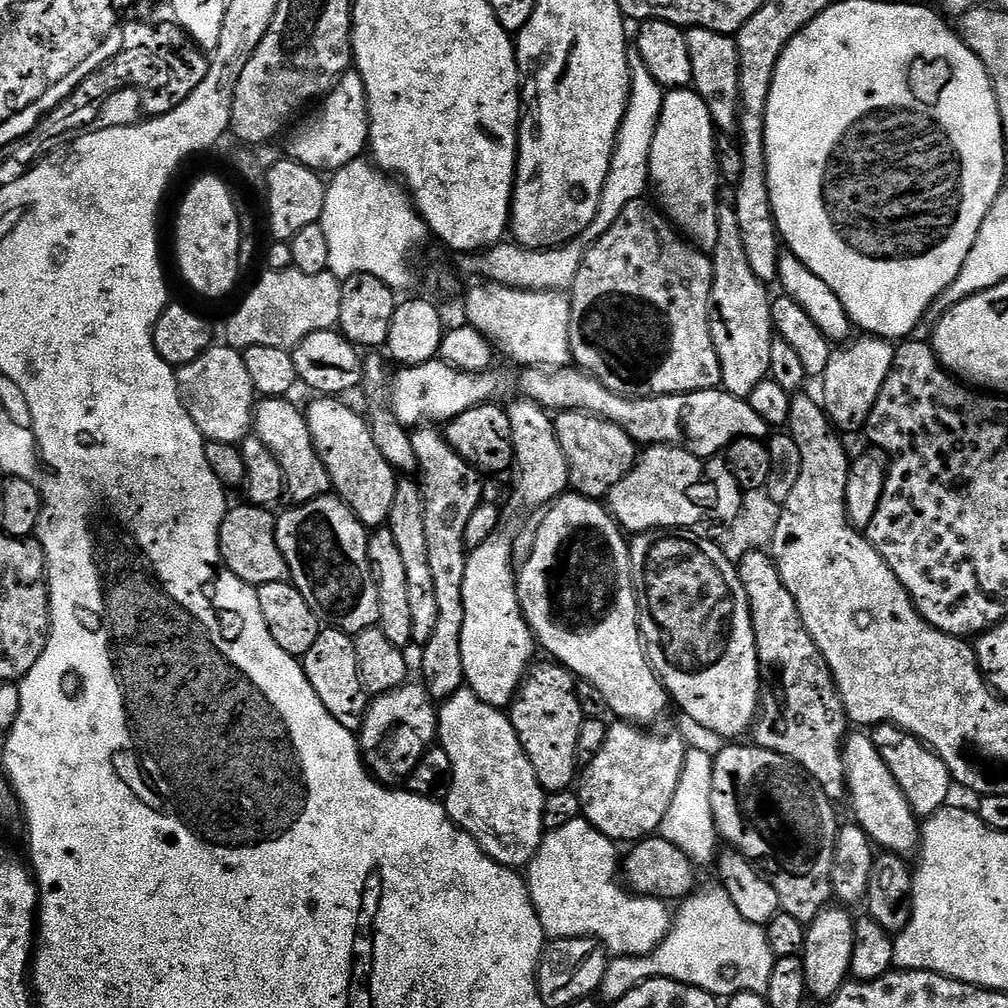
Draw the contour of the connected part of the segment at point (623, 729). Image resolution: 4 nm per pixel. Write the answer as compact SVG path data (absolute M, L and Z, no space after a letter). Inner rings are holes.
M627 722L609 723L602 750L596 755L594 762L583 769L578 784L583 819L590 821L598 831L614 842L639 842L659 833L662 818L666 818L666 810L670 810L670 801L674 799L674 790L678 790L678 780L682 778L682 766L688 753L686 743L676 732L652 731L656 730L645 730Z

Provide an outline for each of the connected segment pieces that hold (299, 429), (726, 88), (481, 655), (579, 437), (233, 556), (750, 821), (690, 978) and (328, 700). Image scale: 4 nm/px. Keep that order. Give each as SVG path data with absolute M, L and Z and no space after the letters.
M264 398L256 405L254 413L254 434L278 458L278 466L284 471L286 496L293 505L305 504L329 495L332 479L316 452L310 434L308 417L291 404L288 398Z
M689 28L686 46L692 55L691 87L706 102L710 118L717 129L732 134L740 127L740 55L735 35L727 36L705 28Z
M496 531L482 542L482 546L468 553L466 582L462 582L464 621L460 639L467 687L482 702L501 710L507 709L515 700L530 671L532 655L538 652L538 641L520 608L517 569L514 564L512 568L512 536L504 531Z
M571 410L559 413L555 417L555 422L558 442L562 446L562 454L566 454L568 483L575 495L589 496L592 500L607 497L609 490L618 486L618 482L622 482L622 478L626 478L626 474L635 466L638 459L638 445L625 428L620 428L609 420L603 420L601 416L591 416L589 412Z
M247 502L241 504L241 508L229 507L220 527L220 556L225 566L242 583L253 586L288 580L286 558L282 558L282 550L278 550L276 516L269 509Z
M732 742L729 748L724 748L714 756L714 786L710 794L710 806L714 806L714 822L716 830L721 841L724 840L728 846L734 846L735 851L753 864L763 875L767 876L768 881L774 886L774 890L778 890L778 898L783 912L790 914L794 918L798 918L798 922L802 922L806 926L811 924L812 920L819 912L823 912L825 908L833 903L832 894L832 867L834 866L834 854L836 853L836 833L838 831L838 823L836 824L836 812L833 801L826 798L826 794L818 786L818 782L809 772L805 772L800 765L794 763L788 757L782 754L774 754L765 748L749 746L743 748L743 743Z
M721 887L708 888L705 892L693 891L679 901L675 909L672 928L663 942L648 956L621 956L620 964L620 989L621 993L629 992L645 984L647 980L663 977L666 980L677 980L717 998L731 998L743 992L767 993L770 974L776 965L776 955L770 950L768 933L761 925L746 922L742 914L738 914L738 906L730 902L728 893Z
M321 627L318 639L314 646L310 646L310 650L302 658L302 663L310 686L314 686L314 694L322 698L322 706L326 706L332 717L342 726L346 726L346 730L353 734L359 733L368 712L370 697L364 691L362 678L358 674L355 639L337 628Z

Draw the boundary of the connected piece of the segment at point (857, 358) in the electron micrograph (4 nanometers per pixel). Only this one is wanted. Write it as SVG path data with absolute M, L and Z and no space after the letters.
M867 334L859 338L833 351L822 377L824 412L832 419L832 427L844 434L856 432L859 428L860 431L867 429L870 414L878 402L878 394L882 394L882 386L886 386L886 378L896 357L893 341Z

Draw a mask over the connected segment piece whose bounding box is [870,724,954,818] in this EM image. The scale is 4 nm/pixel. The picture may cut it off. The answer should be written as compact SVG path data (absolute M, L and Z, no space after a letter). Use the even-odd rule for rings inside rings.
M877 724L870 735L878 754L882 754L882 762L886 762L890 774L894 774L894 782L898 782L902 794L906 794L906 802L910 802L917 818L930 817L949 803L948 795L954 789L954 781L946 762L942 762L937 752L896 724Z

